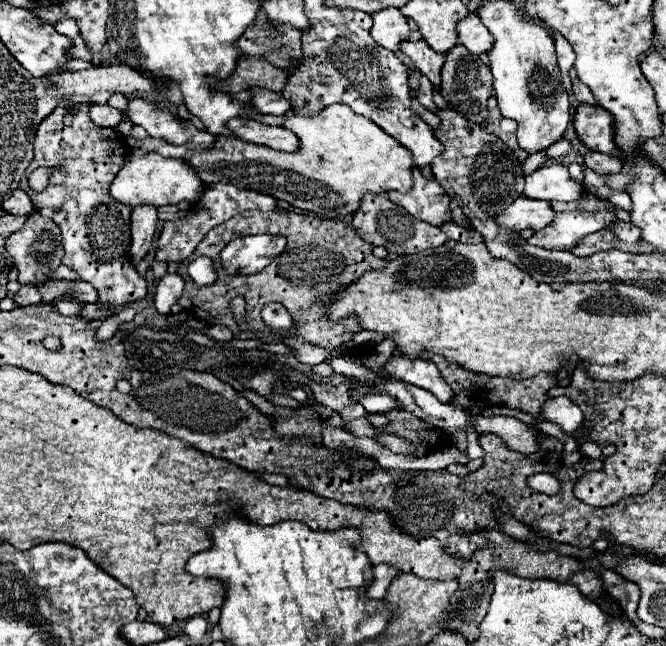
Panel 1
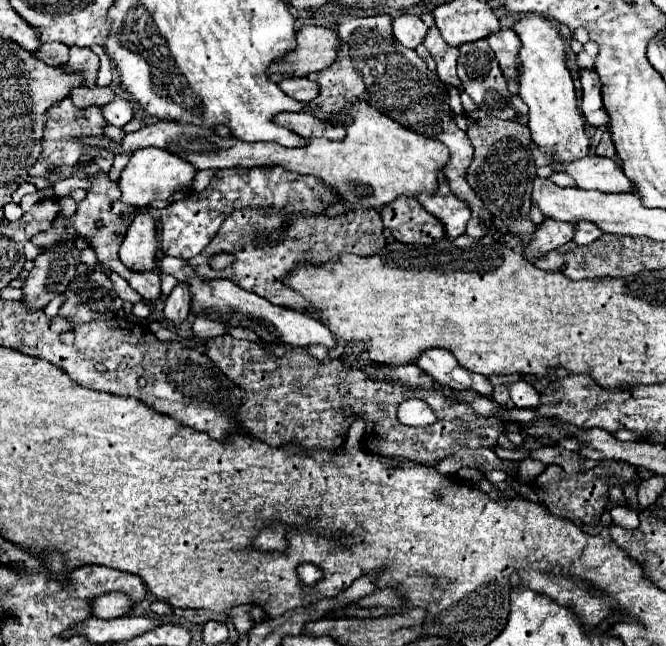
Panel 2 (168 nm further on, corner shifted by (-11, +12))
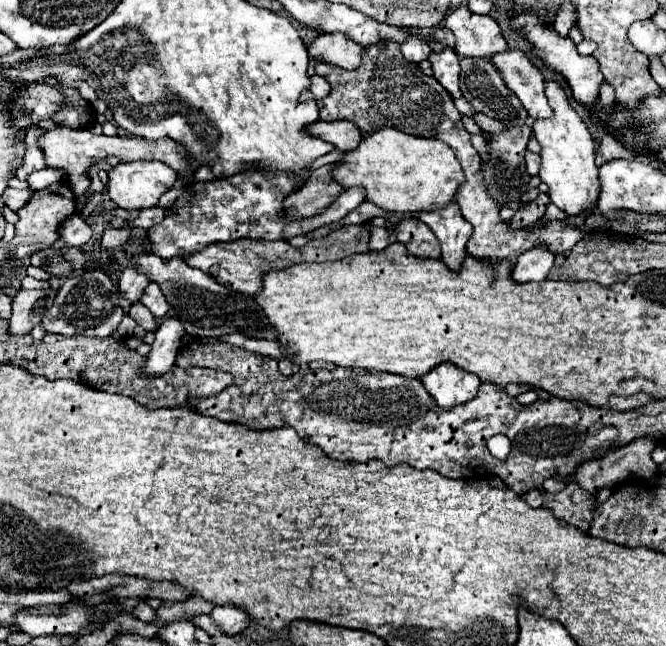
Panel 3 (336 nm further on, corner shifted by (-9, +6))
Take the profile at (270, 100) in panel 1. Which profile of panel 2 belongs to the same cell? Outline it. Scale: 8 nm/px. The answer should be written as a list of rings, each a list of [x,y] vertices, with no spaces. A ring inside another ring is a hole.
[[[284,78],[280,84],[280,90],[288,94],[290,98],[298,102],[310,102],[318,94],[318,84],[310,82],[308,78]]]

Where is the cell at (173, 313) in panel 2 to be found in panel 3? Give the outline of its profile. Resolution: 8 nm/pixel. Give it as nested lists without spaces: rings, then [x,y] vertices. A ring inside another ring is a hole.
[[[166,316],[162,318],[162,324],[156,332],[156,340],[150,348],[150,354],[146,356],[146,364],[142,366],[142,376],[154,378],[166,374],[174,366],[174,358],[180,350],[180,338],[184,336],[184,328],[178,322],[178,318]]]

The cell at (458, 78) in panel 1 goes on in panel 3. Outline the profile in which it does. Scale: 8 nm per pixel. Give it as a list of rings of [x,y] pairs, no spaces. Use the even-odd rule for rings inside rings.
[[[462,58],[460,60],[462,72],[460,72],[460,90],[462,96],[476,108],[476,112],[482,112],[494,120],[500,120],[504,126],[522,126],[526,120],[526,110],[520,104],[520,100],[514,96],[514,92],[504,84],[498,70],[488,62],[488,58]]]

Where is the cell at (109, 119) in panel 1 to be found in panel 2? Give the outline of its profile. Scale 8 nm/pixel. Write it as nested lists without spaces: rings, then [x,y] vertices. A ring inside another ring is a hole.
[[[80,86],[80,88],[74,88],[70,92],[70,98],[72,98],[72,102],[78,108],[86,108],[86,106],[100,106],[100,108],[104,108],[106,104],[112,102],[114,90],[110,86],[106,86],[106,88],[100,88],[100,86],[94,86],[94,88]]]

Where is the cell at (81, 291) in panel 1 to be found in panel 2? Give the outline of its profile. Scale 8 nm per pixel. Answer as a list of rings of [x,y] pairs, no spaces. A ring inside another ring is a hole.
[[[110,272],[110,280],[112,280],[114,288],[116,288],[116,294],[118,294],[122,300],[128,300],[128,302],[132,302],[132,304],[136,304],[136,302],[142,300],[142,298],[138,296],[138,292],[134,292],[132,288],[128,288],[128,282],[126,282],[122,276]]]

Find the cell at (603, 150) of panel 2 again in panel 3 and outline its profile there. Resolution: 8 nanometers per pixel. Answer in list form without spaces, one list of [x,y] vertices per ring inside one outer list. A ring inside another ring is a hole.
[[[604,136],[598,150],[596,150],[596,166],[602,166],[610,160],[616,160],[616,158],[634,158],[634,154],[630,150],[626,150],[620,142],[616,142],[612,136]]]

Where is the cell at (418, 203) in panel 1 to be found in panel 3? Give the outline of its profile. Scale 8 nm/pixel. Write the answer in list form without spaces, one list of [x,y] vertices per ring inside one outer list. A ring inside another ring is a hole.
[[[456,202],[434,212],[420,212],[418,218],[436,234],[442,248],[442,262],[452,270],[462,268],[462,258],[466,258],[466,242],[470,240],[472,226],[460,214]]]

